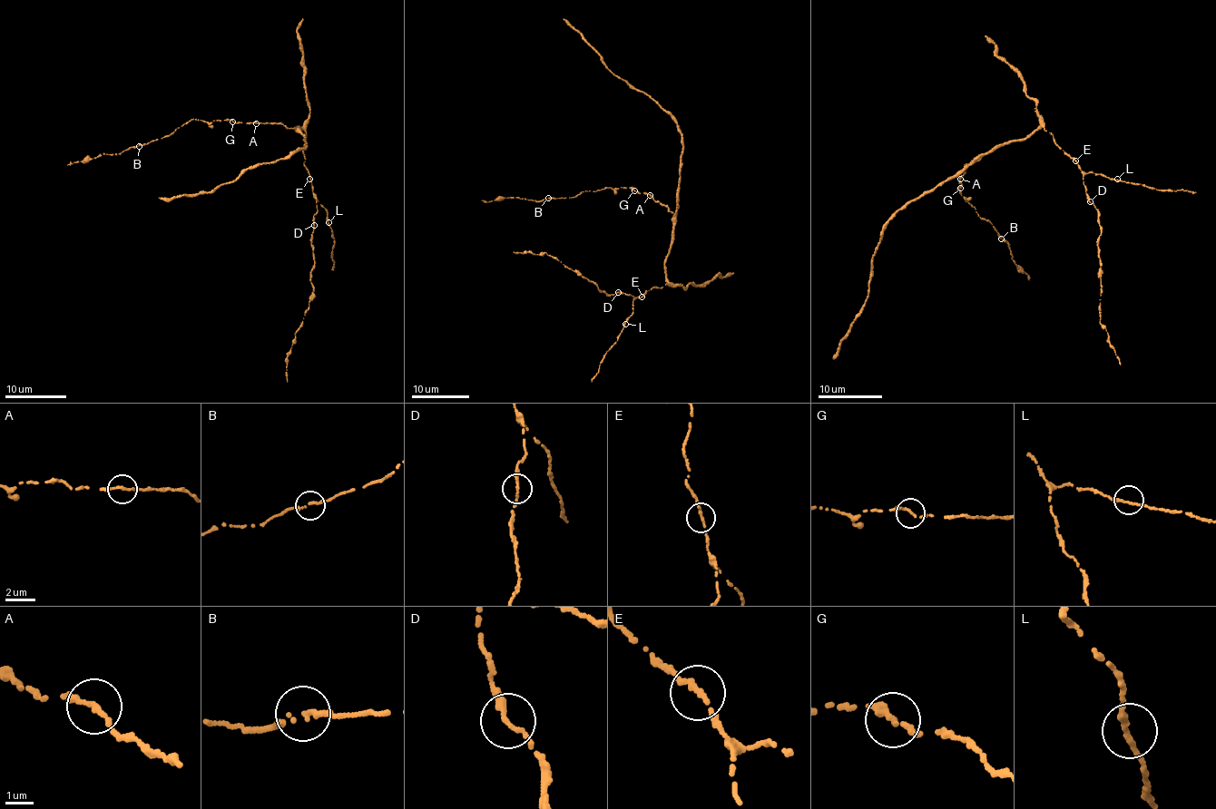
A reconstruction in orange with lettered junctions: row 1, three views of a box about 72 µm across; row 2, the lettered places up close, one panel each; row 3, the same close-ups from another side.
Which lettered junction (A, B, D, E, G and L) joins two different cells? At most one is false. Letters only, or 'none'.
none

